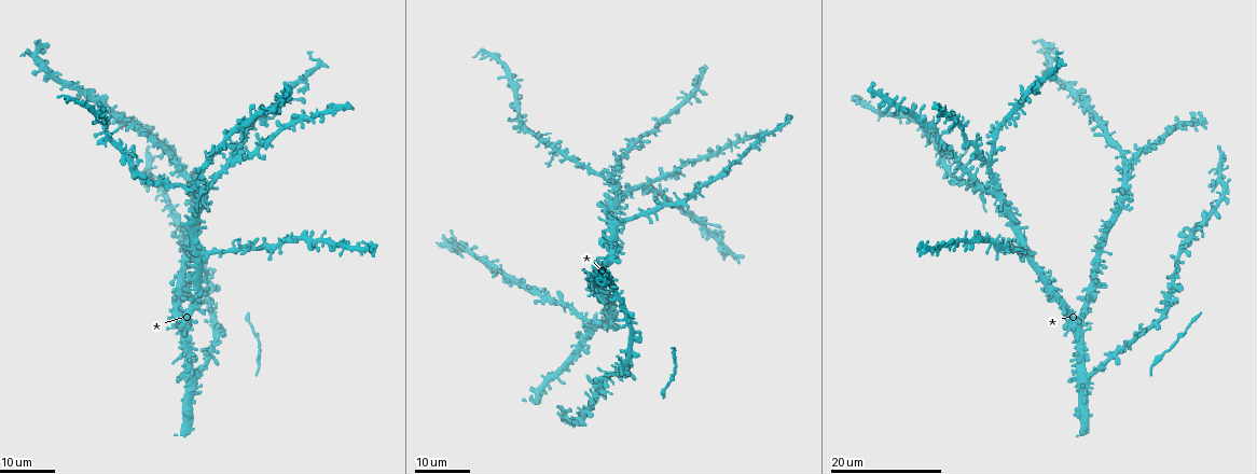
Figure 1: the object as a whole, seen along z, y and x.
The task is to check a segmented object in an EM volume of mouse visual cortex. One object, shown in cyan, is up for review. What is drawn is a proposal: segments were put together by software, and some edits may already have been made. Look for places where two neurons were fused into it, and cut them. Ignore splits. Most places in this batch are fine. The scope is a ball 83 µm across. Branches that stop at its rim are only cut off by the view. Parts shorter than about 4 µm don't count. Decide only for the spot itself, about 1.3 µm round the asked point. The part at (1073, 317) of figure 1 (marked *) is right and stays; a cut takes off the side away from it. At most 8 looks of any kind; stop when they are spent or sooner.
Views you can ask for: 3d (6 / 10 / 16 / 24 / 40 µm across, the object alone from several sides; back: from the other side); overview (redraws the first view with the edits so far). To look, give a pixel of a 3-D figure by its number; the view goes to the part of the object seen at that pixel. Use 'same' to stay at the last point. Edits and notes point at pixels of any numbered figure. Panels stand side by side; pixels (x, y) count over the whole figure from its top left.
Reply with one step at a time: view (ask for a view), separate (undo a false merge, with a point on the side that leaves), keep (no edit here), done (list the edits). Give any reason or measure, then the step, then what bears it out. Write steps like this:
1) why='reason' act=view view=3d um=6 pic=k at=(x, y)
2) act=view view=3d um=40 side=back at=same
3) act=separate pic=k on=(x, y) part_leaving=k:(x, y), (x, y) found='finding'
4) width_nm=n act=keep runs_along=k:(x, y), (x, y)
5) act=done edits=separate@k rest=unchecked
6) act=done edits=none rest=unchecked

act=view view=3d um=24 pic=1 at=(1088, 377)

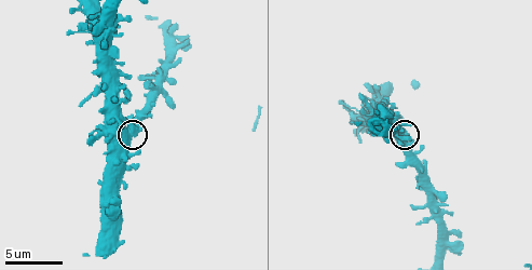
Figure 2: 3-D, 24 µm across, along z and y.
act=view view=3d um=6 pic=2 at=(130, 133)

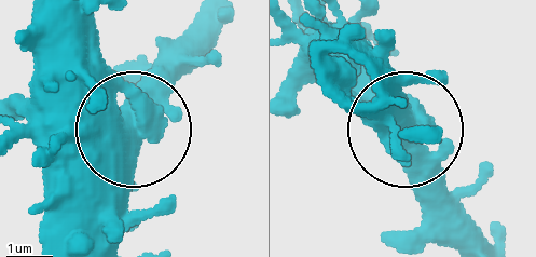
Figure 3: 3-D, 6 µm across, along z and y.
side_arm_um=11 act=keep found='continuous, no second neuron'

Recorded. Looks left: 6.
why='sudden change in width' act=view view=3d um=16 pic=2 at=(440, 253)

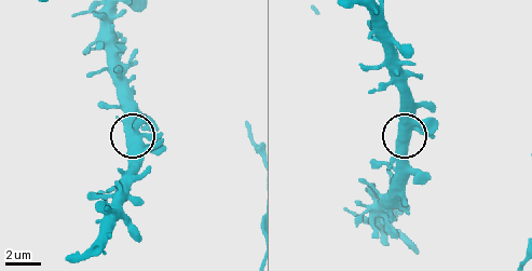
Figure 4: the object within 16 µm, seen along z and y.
act=view view=3d um=16 side=back pic=4 at=(401, 139)

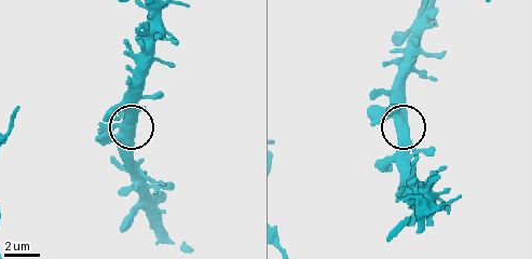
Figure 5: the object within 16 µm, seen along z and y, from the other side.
act=keep found='continuous, no second neuron'

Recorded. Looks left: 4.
act=view view=3d um=24 pic=1 at=(172, 162)

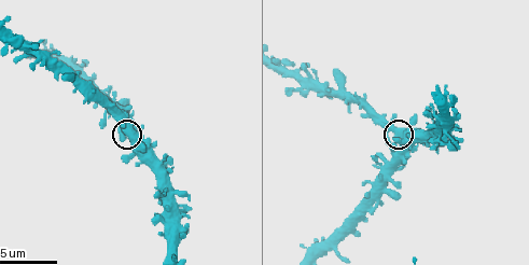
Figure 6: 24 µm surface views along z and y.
act=view view=3d um=6 pic=6 at=(397, 137)

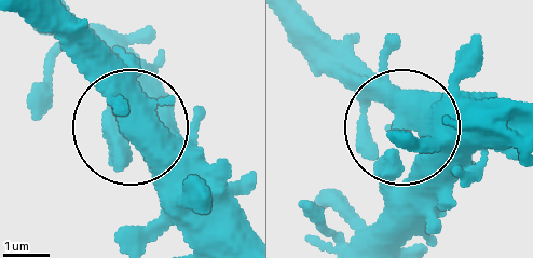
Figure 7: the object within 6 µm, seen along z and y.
width_nm=720 act=keep found='all the same neuron'

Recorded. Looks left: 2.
act=view view=3d um=24 pic=1 at=(950, 166)

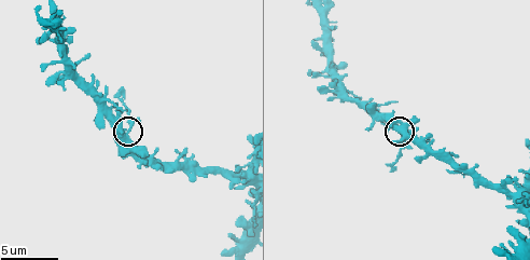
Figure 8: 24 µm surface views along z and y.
why='closer look' act=view view=3d um=10 pic=8 at=(127, 133)

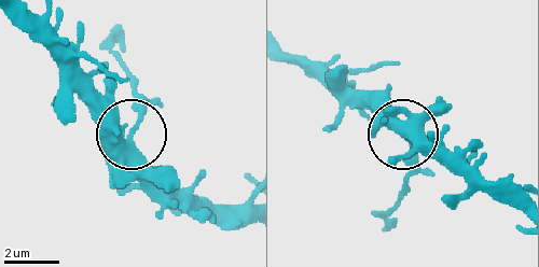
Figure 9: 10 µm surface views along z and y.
width_nm=370 act=separate pic=9 on=(144, 104) part_leaving=9:(133, 130), (139, 102), (114, 28) found='a second neuron is stuck on'

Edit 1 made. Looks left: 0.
act=done edits=separate@9 rest=unchecked

